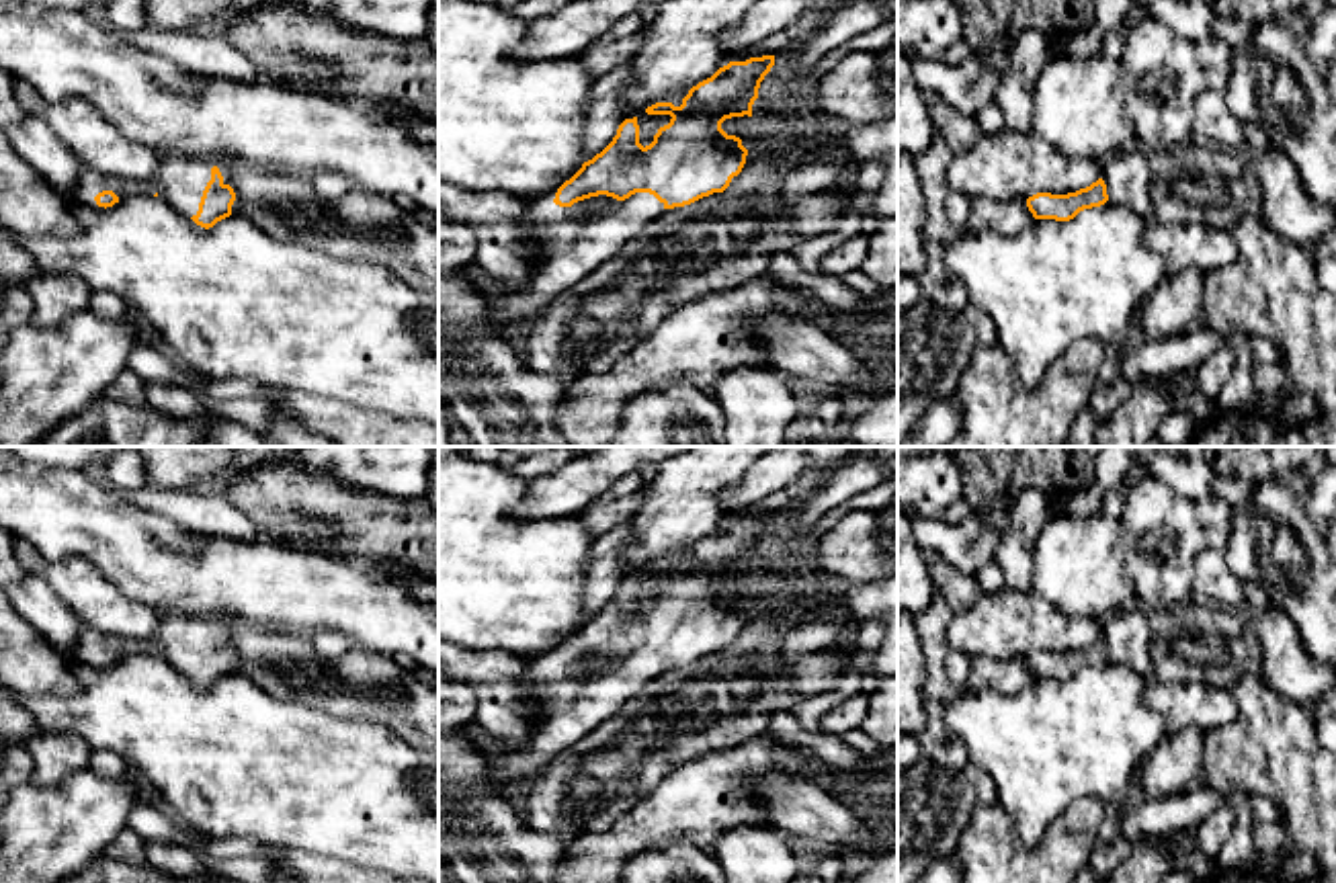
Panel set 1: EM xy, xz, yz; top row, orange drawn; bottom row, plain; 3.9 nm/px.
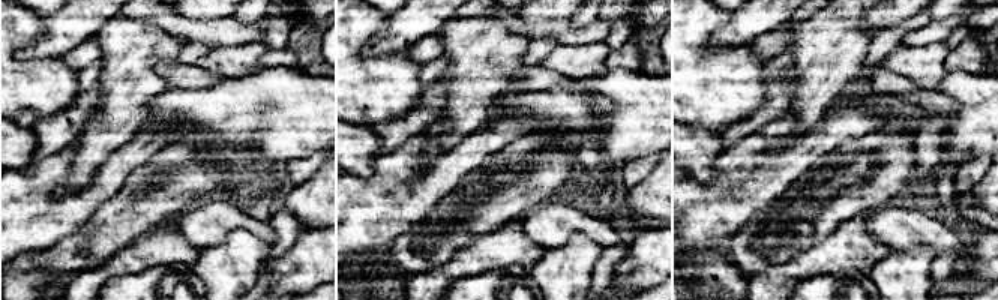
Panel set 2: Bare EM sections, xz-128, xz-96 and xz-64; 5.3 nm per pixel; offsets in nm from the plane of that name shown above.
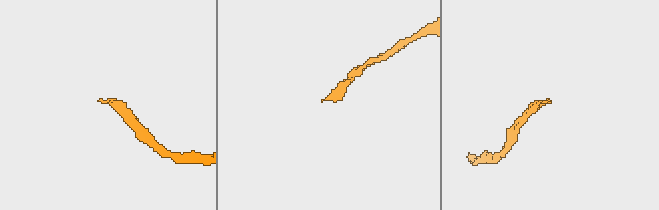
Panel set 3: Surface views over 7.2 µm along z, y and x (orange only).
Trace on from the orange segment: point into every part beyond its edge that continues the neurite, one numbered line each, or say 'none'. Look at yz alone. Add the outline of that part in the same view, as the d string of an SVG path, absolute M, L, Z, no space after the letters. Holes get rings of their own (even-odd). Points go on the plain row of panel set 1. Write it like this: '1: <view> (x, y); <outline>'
1: yz (1128, 634); M1133 606L1102 621L1109 662L1121 664L1143 678L1150 678L1154 672L1147 615L1147 611Z

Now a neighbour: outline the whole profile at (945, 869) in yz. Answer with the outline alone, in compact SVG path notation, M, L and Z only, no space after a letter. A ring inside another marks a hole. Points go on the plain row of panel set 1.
M953 852L934 858L914 883L963 883L963 869Z

